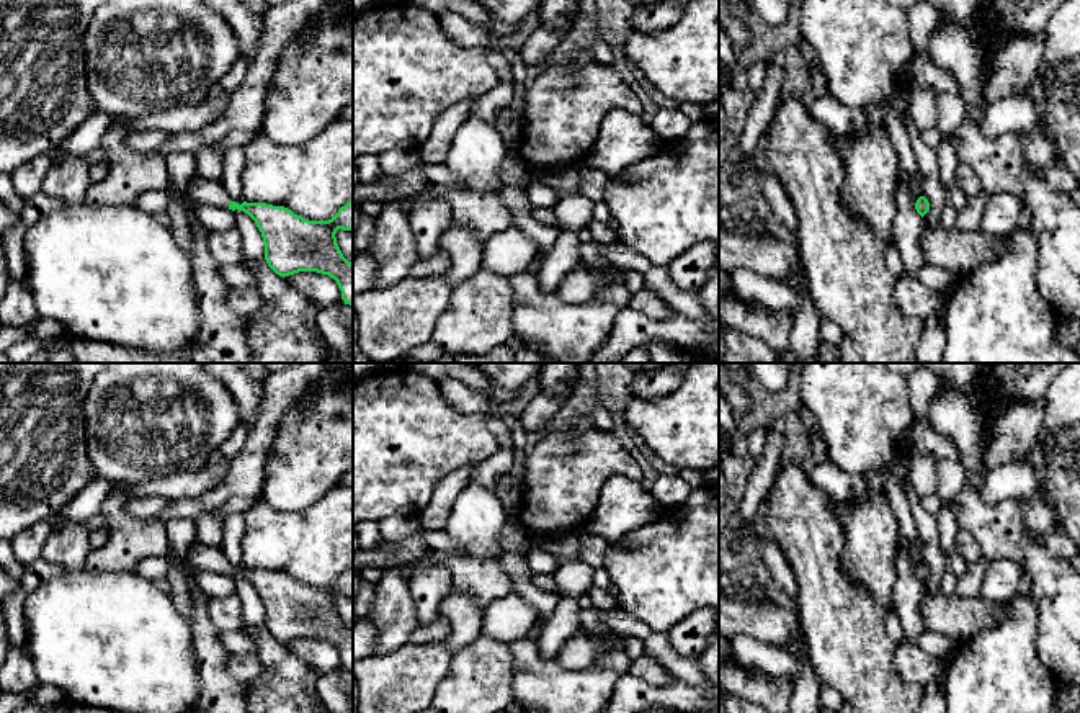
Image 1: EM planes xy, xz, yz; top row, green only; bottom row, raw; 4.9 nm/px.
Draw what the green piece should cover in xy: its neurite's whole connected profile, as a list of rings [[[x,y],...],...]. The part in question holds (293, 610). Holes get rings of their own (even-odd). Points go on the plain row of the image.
[[[198,540],[190,548],[188,559],[193,569],[247,579],[261,599],[265,626],[276,641],[328,641],[337,648],[345,670],[353,672],[353,630],[343,623],[335,603],[338,595],[353,597],[353,566],[328,587],[309,587],[284,572],[239,571],[230,566],[221,546],[206,546]]]

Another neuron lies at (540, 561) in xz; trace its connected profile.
[[[531,548],[526,553],[526,561],[533,574],[552,574],[554,576],[560,566],[552,554],[539,548]]]

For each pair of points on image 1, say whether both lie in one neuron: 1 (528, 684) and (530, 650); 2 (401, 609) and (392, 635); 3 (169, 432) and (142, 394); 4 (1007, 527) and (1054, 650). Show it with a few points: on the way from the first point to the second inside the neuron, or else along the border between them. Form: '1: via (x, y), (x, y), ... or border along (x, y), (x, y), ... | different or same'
1: via (530, 676), (530, 658) | same
2: via (394, 615), (394, 628) | same
3: via (169, 422), (152, 404) | same
4: via (1031, 556), (1054, 581), (1054, 618) | same

